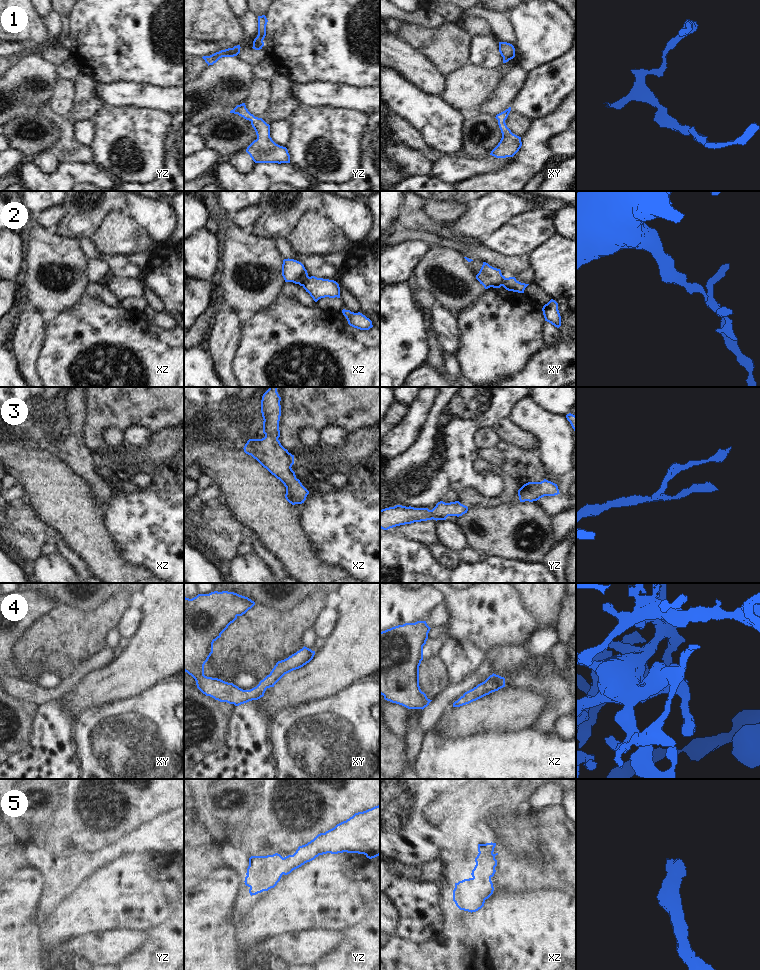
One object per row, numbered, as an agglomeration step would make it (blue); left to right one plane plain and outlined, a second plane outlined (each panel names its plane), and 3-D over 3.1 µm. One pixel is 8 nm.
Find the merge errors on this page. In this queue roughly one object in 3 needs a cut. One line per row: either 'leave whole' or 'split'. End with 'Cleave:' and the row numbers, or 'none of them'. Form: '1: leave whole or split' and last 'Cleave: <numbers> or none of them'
1: leave whole
2: split
3: leave whole
4: leave whole
5: leave whole
Cleave: 2

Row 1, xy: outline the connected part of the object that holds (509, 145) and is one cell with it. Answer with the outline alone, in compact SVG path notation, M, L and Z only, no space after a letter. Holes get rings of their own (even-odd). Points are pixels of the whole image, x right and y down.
M511 107L497 114L495 117L498 120L498 125L502 133L500 142L490 153L490 155L496 158L513 157L522 146L521 137L513 134L505 123L510 111Z

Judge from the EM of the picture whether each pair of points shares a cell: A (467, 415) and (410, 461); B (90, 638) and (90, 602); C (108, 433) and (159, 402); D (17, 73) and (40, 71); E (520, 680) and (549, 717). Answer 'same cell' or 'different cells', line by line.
A: same cell
B: different cells
C: different cells
D: same cell
E: same cell

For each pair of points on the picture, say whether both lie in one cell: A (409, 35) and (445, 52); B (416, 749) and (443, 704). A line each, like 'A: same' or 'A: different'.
A: same
B: same

